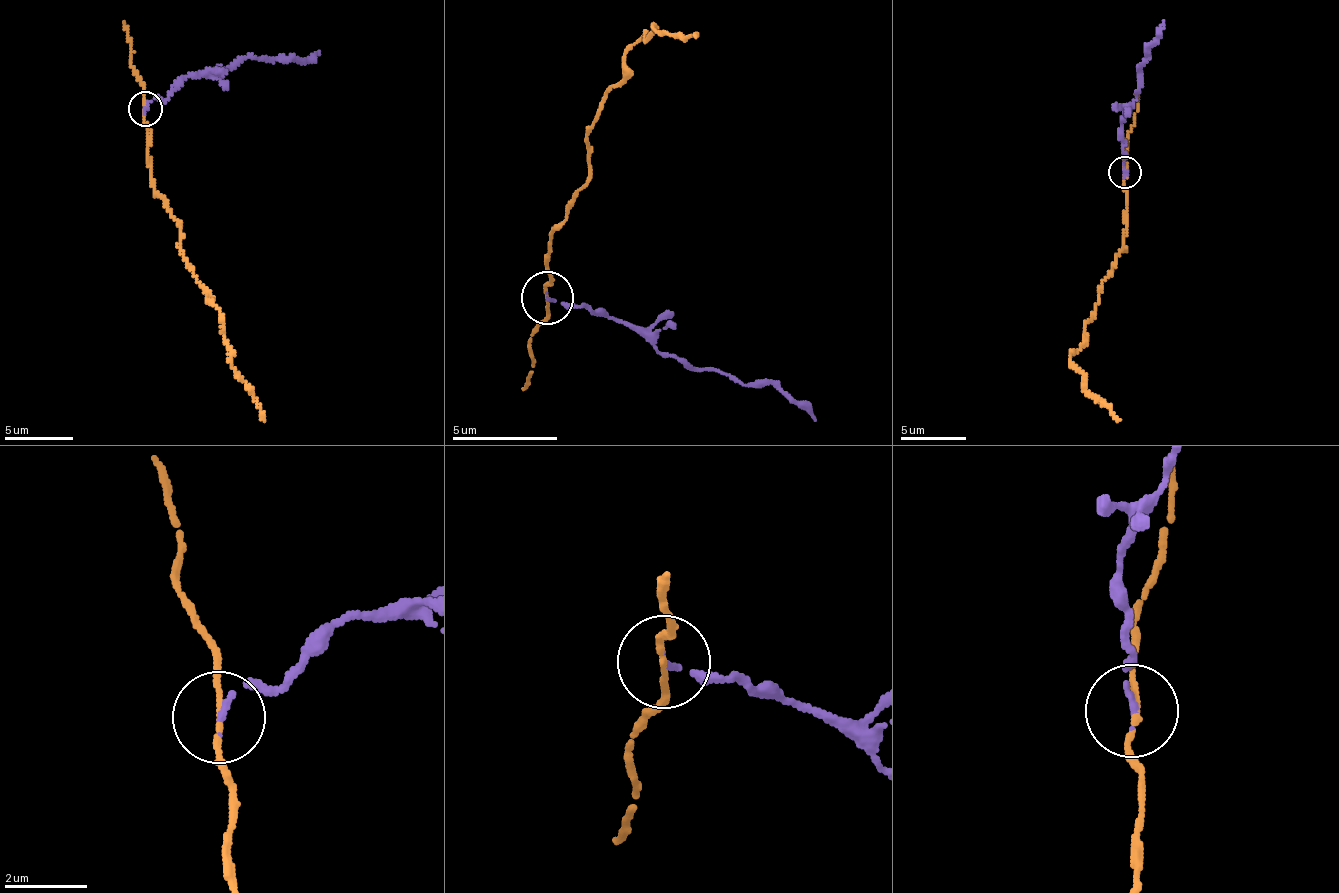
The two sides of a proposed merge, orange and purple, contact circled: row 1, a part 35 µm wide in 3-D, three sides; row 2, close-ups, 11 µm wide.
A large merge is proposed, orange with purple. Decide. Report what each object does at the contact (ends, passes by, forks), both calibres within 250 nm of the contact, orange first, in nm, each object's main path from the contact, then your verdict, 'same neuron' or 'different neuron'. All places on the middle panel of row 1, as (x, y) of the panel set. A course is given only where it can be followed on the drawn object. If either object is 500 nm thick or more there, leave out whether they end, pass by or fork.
orange passes by; purple ends; calibres 110 and 130 nm; course orange (546, 302), (553, 227), (590, 173), (591, 122), (623, 70), (633, 41), (654, 24), (697, 39); course purple (546, 297), (638, 326), (661, 354), (741, 383), (778, 382), (816, 421); different neuron

